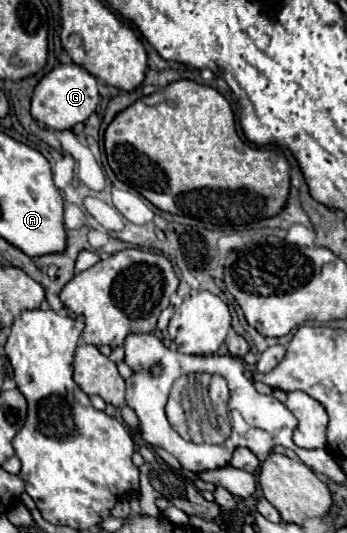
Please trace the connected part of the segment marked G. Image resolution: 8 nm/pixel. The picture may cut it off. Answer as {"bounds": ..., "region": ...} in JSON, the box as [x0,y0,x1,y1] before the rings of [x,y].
{"bounds":[32,64,98,130],"region":[[[60,64],[36,84],[32,92],[32,116],[38,124],[52,130],[68,130],[78,122],[84,122],[98,106],[98,82],[96,78],[78,64]]]}

